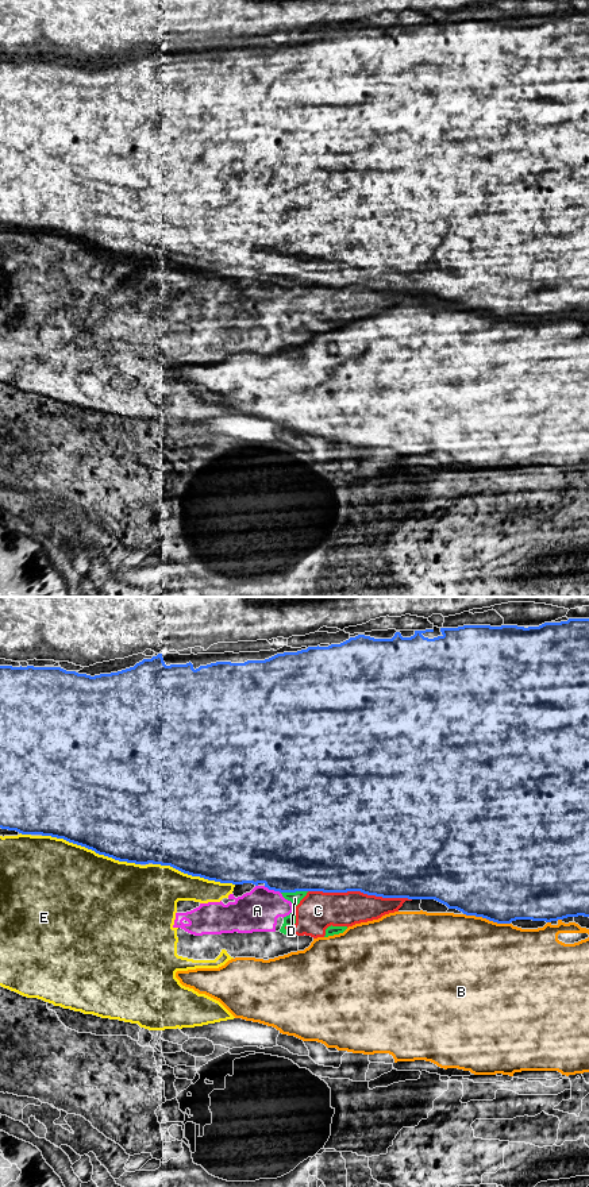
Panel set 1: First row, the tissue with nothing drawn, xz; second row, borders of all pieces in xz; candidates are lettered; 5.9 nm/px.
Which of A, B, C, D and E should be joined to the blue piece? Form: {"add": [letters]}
{"add": []}

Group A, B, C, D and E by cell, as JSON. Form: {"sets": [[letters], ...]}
{"sets": [["A", "C", "D"], ["B"], ["E"]]}

